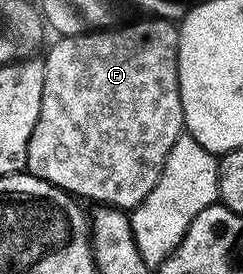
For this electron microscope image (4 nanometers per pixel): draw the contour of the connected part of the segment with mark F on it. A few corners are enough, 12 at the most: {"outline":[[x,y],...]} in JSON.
{"outline":[[179,27],[45,53],[26,172],[130,211],[184,136]]}

